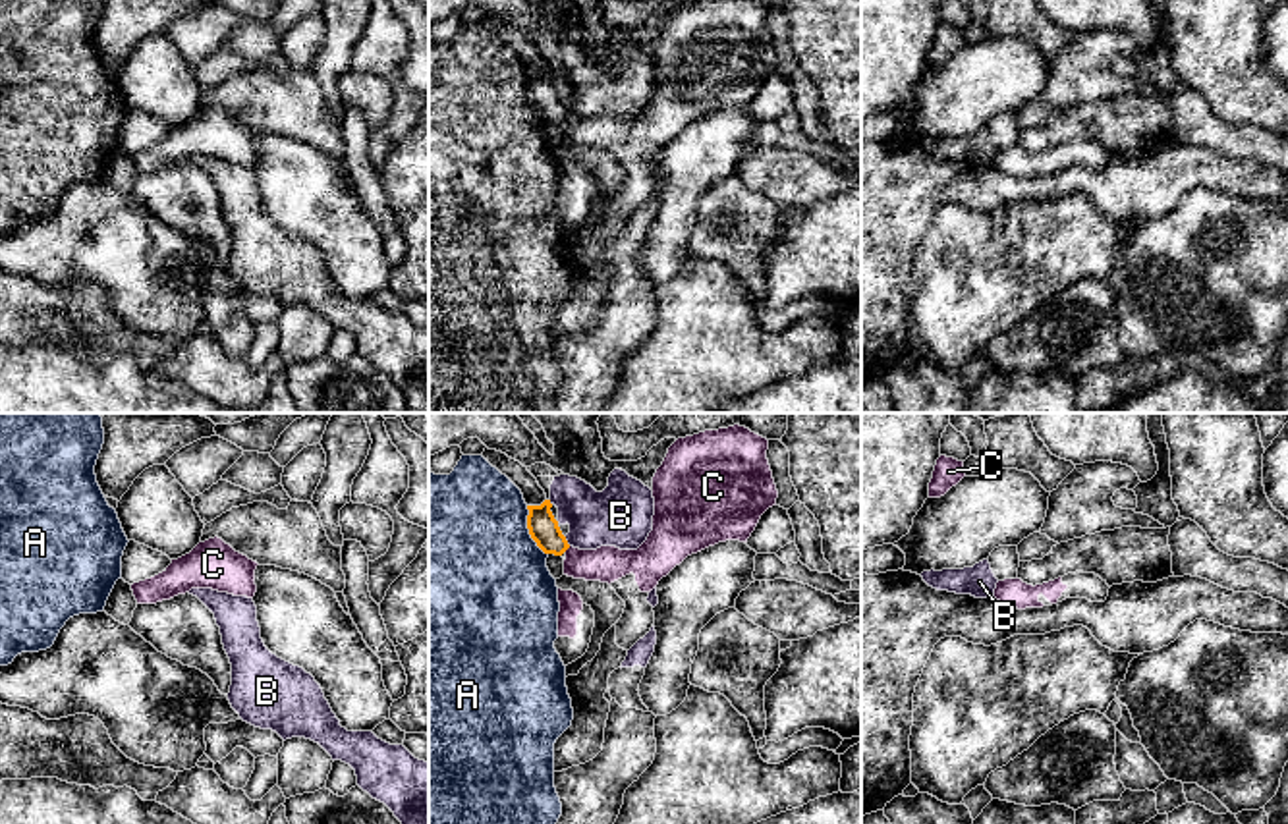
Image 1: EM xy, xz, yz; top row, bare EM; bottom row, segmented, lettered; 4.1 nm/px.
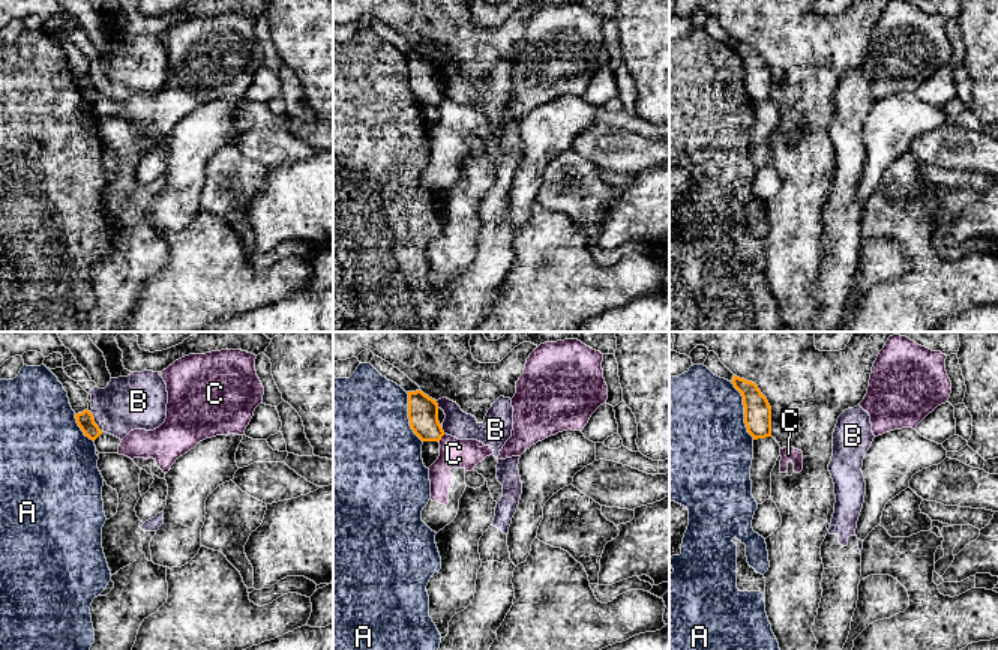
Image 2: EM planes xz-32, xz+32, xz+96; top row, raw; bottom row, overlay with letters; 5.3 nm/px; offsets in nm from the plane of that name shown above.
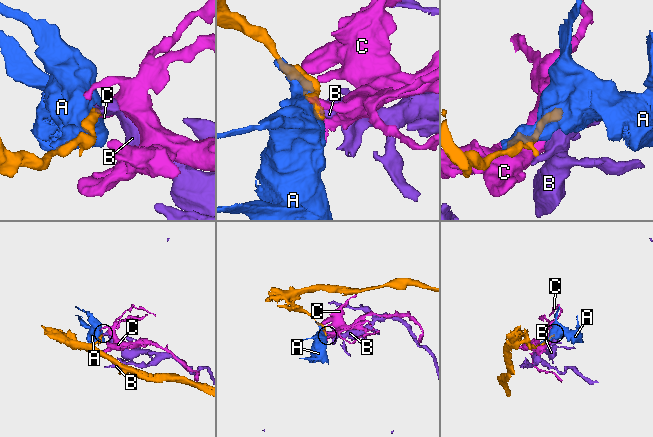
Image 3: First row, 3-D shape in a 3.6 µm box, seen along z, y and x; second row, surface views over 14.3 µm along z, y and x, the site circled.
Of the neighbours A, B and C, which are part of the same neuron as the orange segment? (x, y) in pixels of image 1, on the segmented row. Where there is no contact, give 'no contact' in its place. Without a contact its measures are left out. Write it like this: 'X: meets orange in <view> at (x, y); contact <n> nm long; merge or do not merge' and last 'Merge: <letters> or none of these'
A: meets orange in xz at (530, 531); contact 220 nm long; do not merge
B: meets orange in xz at (566, 541); contact 50 nm long; do not merge
C: meets orange in xz at (566, 549); contact 40 nm long; do not merge
Merge: none of these

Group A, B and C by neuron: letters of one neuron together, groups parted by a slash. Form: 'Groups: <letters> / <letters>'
Groups: A / B / C

